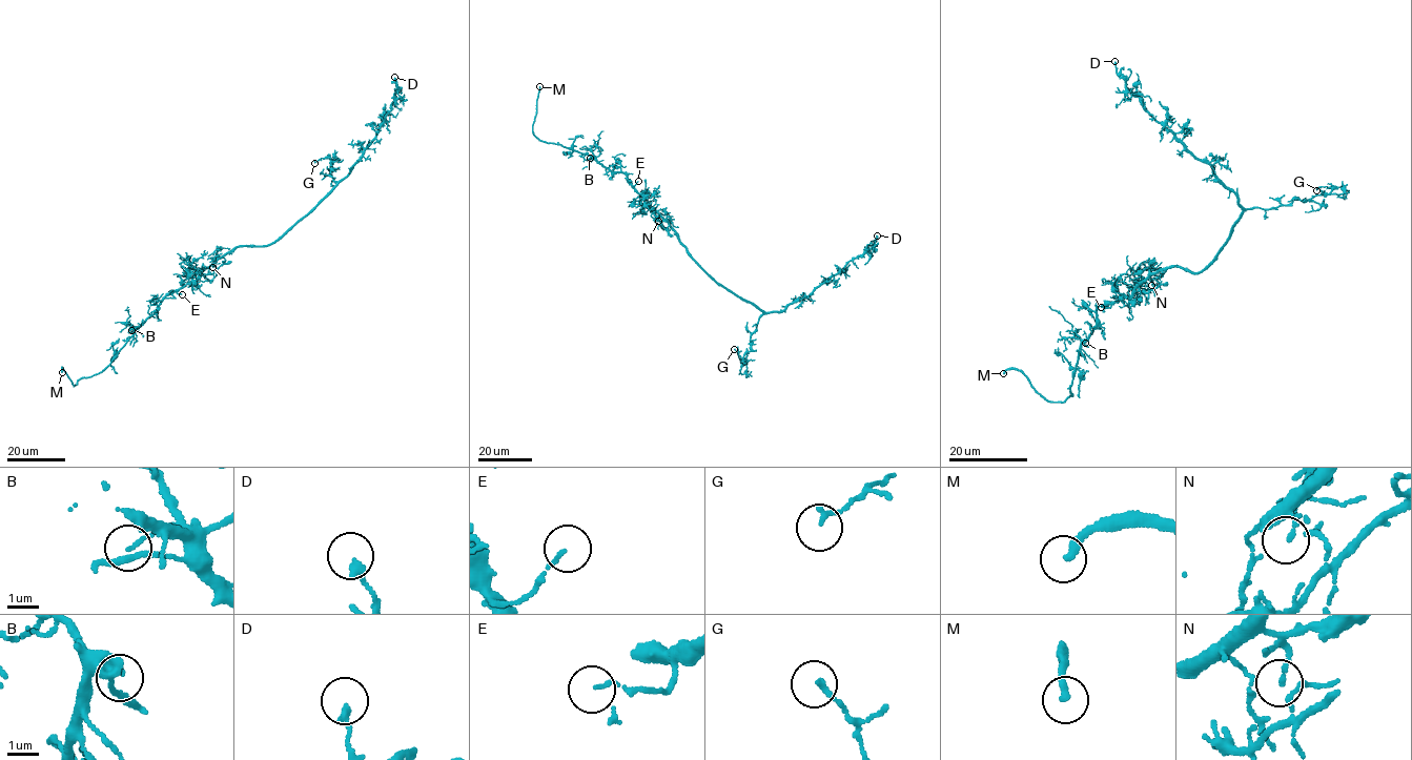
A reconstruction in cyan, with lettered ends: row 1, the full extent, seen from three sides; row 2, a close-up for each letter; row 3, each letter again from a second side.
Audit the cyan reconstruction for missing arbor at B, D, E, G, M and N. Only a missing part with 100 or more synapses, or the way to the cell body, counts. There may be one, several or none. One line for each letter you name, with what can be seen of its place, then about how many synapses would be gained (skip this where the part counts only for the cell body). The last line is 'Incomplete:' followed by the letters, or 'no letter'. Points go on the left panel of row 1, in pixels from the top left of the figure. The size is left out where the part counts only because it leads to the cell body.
M: Place: (62, 372)
Incomplete: M

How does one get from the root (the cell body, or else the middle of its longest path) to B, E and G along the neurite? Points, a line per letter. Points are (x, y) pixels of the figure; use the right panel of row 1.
B: (1175, 266), (1150, 274), (1130, 296), (1099, 305), (1097, 325), (1081, 341), (1085, 343)
E: (1175, 266), (1160, 268), (1142, 281), (1130, 296), (1121, 296), (1109, 308), (1101, 307)
G: (1175, 266), (1200, 273), (1246, 210), (1276, 208), (1294, 199), (1328, 194), (1332, 188), (1316, 190)

